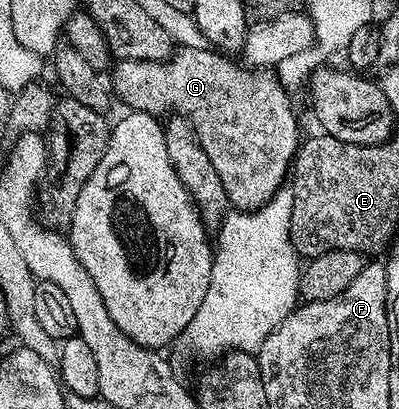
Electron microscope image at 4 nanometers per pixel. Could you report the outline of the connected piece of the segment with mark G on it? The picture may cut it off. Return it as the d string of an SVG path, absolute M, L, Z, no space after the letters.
M208 46L177 47L166 60L121 60L111 69L110 88L115 99L125 104L125 109L148 112L157 118L163 117L163 112L184 117L196 132L197 140L214 170L218 170L229 205L236 210L253 210L263 206L280 188L285 187L298 151L296 116L284 93L285 85L275 76L275 71L253 70L230 60L233 59Z

